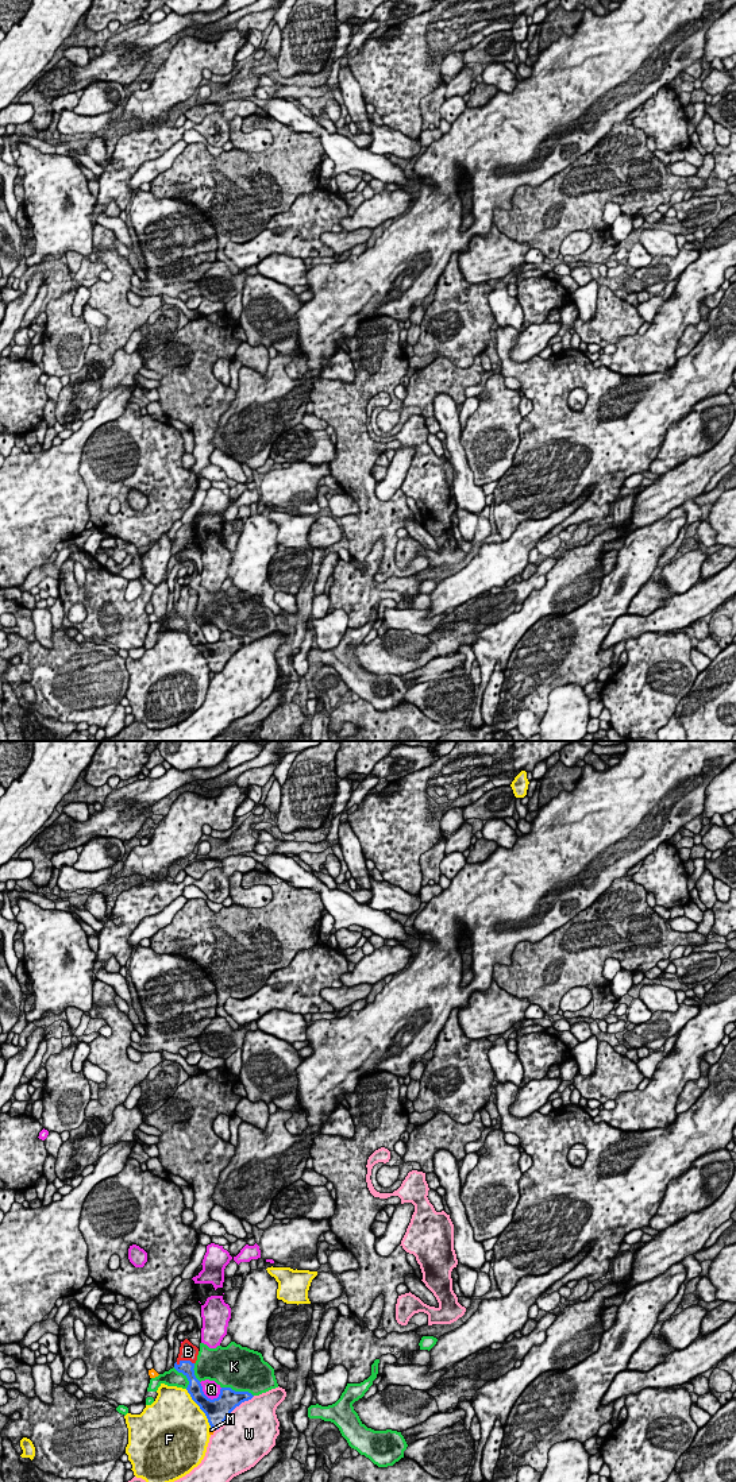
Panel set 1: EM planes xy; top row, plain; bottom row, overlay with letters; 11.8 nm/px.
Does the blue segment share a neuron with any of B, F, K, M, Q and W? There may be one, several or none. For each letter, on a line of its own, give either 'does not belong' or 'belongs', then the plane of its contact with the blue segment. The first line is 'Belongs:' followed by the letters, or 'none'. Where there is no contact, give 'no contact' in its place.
Belongs: B
B: belongs; meets blue in xy
F: does not belong; meets blue in xy
K: does not belong; meets blue in xy
M: does not belong; meets blue in xy
Q: does not belong; meets blue in xy
W: does not belong; meets blue in xy

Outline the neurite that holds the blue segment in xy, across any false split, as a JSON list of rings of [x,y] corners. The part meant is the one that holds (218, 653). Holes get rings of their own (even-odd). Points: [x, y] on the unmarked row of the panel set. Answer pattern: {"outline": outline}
{"outline": [[[185,583],[181,587],[174,613],[188,622],[189,629],[186,634],[192,644],[205,657],[211,672],[219,674],[236,651],[244,645],[251,644],[254,640],[248,636],[235,636],[231,632],[221,632],[217,642],[208,642],[203,636],[200,625],[194,620],[193,613],[197,599],[199,593]]]}

